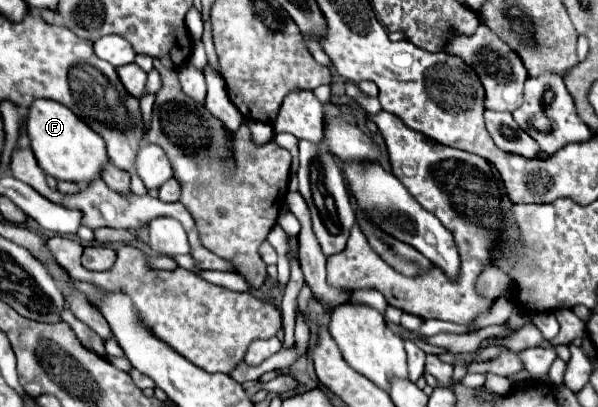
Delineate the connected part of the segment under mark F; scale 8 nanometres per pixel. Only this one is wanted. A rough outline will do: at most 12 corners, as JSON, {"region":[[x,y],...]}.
{"region":[[33,100],[25,130],[43,172],[89,184],[103,138],[67,106]]}

